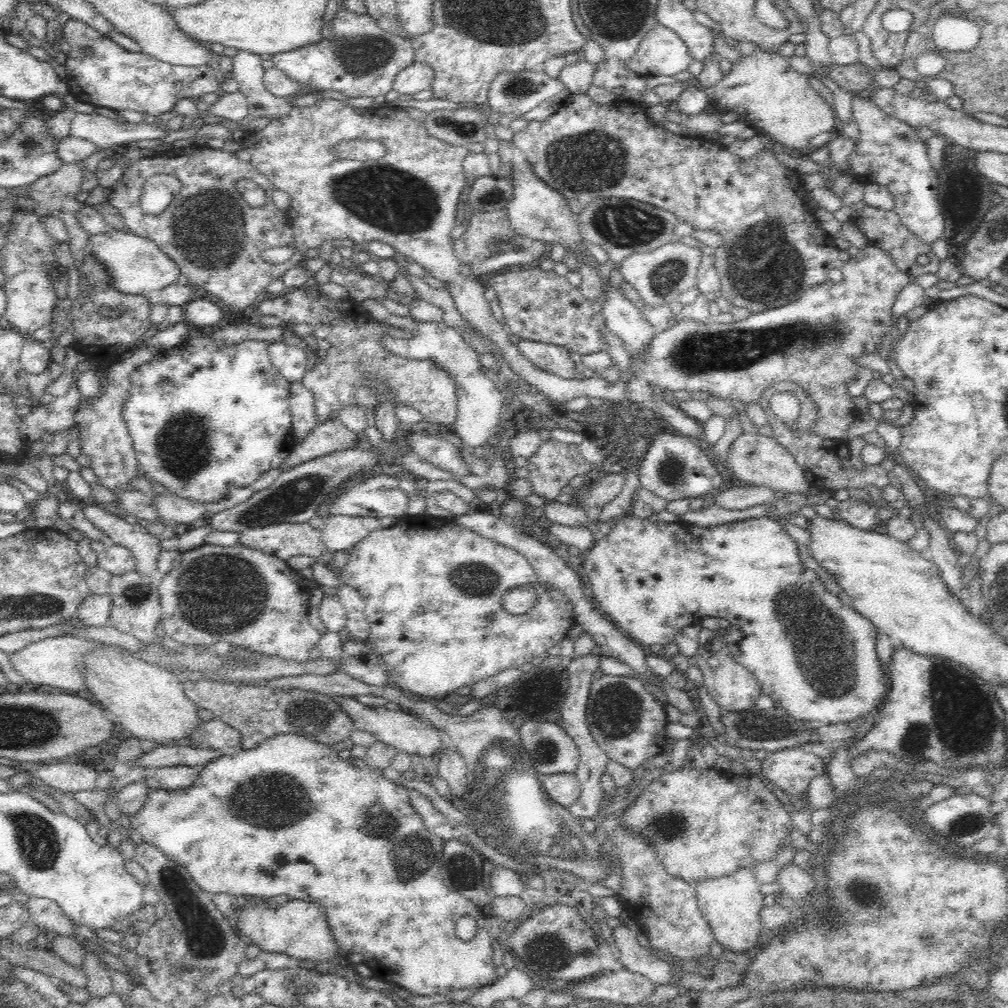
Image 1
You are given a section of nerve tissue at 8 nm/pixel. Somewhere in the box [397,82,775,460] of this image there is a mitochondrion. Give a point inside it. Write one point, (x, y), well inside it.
(595, 164)

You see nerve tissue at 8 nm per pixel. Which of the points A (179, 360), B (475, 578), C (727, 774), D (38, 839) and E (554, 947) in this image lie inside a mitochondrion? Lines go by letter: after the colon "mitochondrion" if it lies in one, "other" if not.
A: other
B: mitochondrion
C: other
D: mitochondrion
E: mitochondrion

